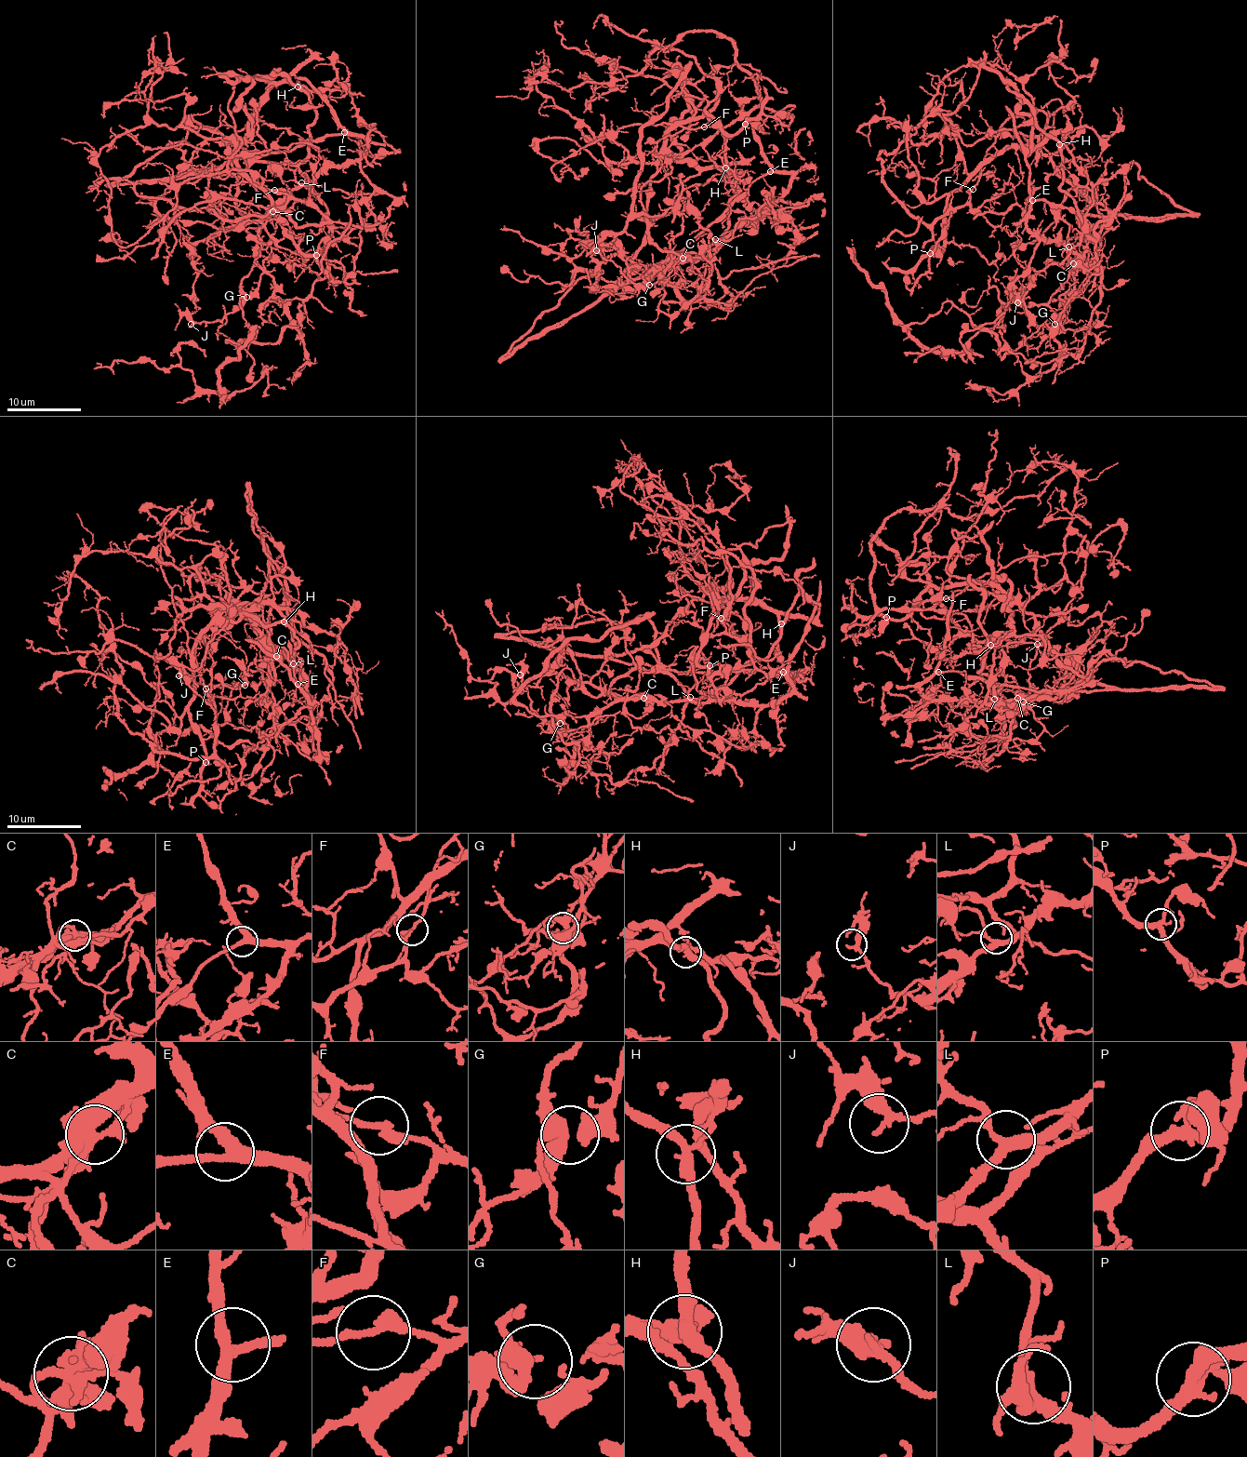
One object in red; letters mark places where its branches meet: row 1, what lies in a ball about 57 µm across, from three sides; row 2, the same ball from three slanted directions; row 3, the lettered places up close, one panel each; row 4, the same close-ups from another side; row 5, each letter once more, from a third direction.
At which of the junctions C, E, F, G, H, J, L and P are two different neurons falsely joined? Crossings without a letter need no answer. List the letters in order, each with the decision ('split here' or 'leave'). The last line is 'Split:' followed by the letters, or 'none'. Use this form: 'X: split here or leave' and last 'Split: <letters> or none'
C: split here
E: leave
F: split here
G: leave
H: split here
J: leave
L: leave
P: leave
Split: C, F, H

